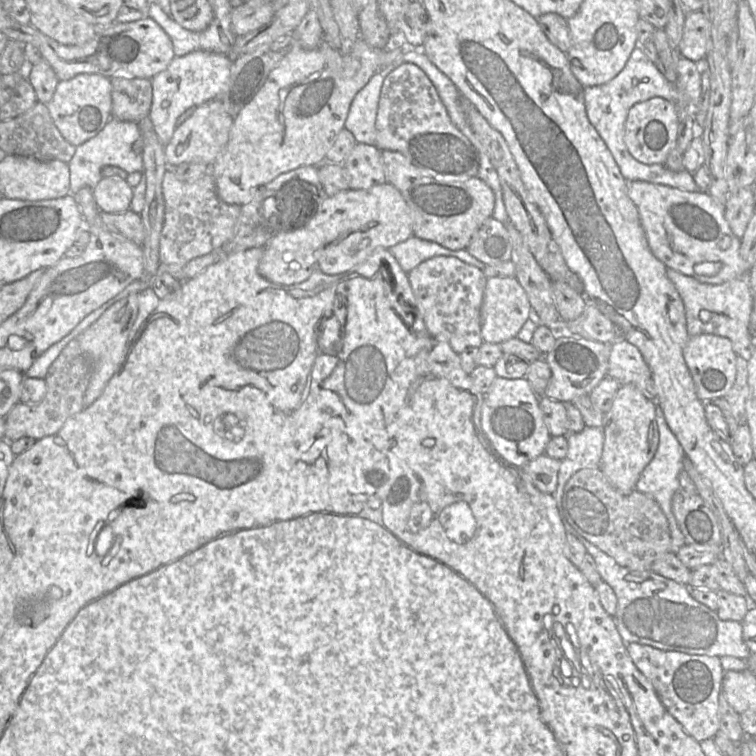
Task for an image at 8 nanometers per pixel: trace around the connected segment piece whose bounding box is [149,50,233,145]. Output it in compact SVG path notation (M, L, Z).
M197 50L184 56L174 56L169 66L151 79L153 98L149 118L164 145L171 140L178 118L187 109L220 98L227 90L232 64L228 55Z

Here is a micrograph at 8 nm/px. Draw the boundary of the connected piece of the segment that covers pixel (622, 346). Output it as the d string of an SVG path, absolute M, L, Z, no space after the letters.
M621 339L610 345L610 353L608 359L607 376L614 378L620 385L634 385L647 399L656 400L656 389L652 379L652 373L646 362L644 361L640 351L636 346Z

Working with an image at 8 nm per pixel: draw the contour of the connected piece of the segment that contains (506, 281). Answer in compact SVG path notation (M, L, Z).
M516 277L487 278L481 305L481 336L485 343L501 344L517 338L524 323L531 317L532 308L527 294Z

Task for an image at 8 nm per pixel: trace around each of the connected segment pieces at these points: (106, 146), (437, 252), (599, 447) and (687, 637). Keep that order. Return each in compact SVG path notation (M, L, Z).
M110 118L104 128L96 136L76 147L72 159L67 163L70 171L69 194L75 195L83 187L88 187L93 190L103 178L101 174L102 168L108 165L117 166L128 174L136 171L142 172L140 182L133 188L133 197L129 208L139 214L145 203L146 176L144 175L142 154L132 149L133 144L138 139L142 139L138 123Z
M414 235L389 248L389 250L407 274L423 261L435 256L453 256L482 271L486 266L473 257L467 249L450 250L436 242L420 239Z
M588 427L576 433L567 434L567 454L560 461L556 490L551 494L557 509L561 503L564 486L568 479L583 468L599 468L603 450L603 431L601 427Z
M560 519L564 530L574 535L593 557L602 580L614 590L617 609L612 617L625 643L640 643L664 651L678 651L689 655L749 659L751 653L742 638L741 622L721 620L715 611L692 598L686 585L651 570L633 571L619 565L612 557L577 533L566 519Z

